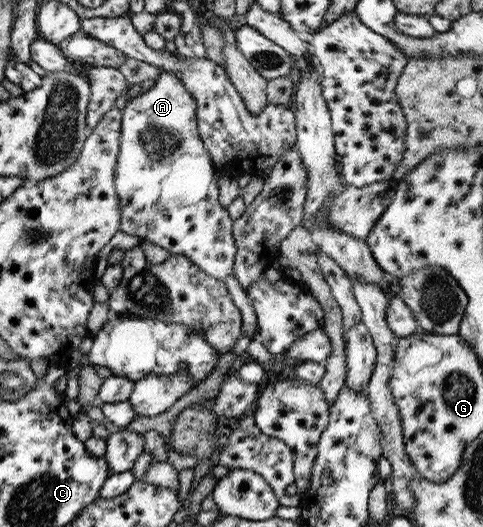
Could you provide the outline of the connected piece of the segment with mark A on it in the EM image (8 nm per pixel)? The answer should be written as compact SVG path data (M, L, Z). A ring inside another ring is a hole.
M160 69L158 78L150 83L150 86L146 88L144 93L138 96L130 98L126 101L124 109L121 111L120 119L120 147L118 147L118 155L116 155L116 169L114 169L114 193L115 199L117 199L118 206L120 206L120 232L129 235L138 235L142 241L152 242L156 246L160 246L164 250L168 251L170 255L181 255L192 264L196 264L202 272L210 275L212 278L218 280L225 280L226 276L234 276L232 272L232 265L234 265L234 255L236 254L235 242L231 233L231 220L226 212L226 208L220 206L218 203L217 192L217 174L213 168L212 160L200 135L197 131L196 114L196 101L192 98L192 95L186 89L184 89L184 83L174 77L174 73L166 71L166 69Z

